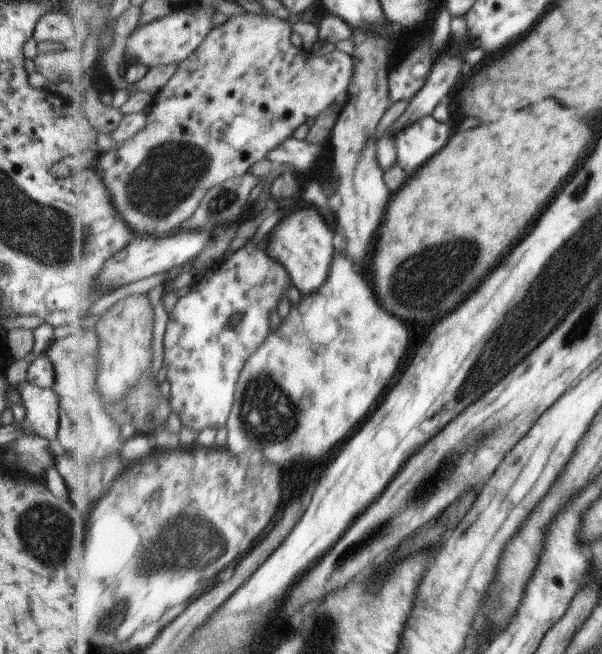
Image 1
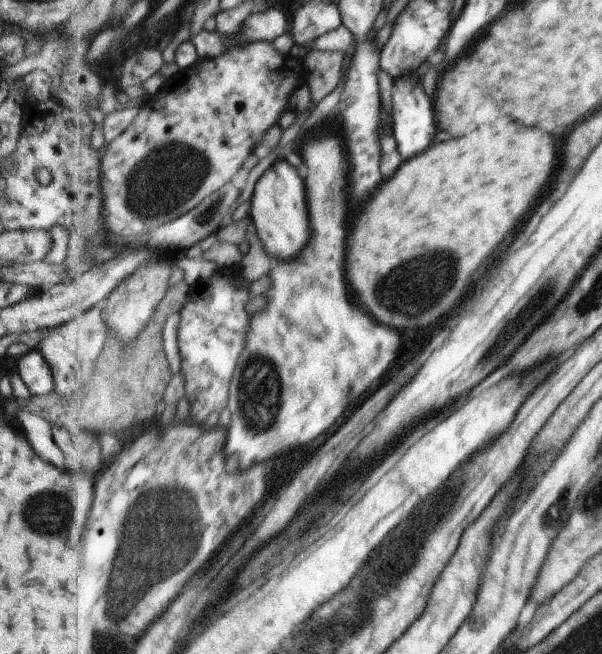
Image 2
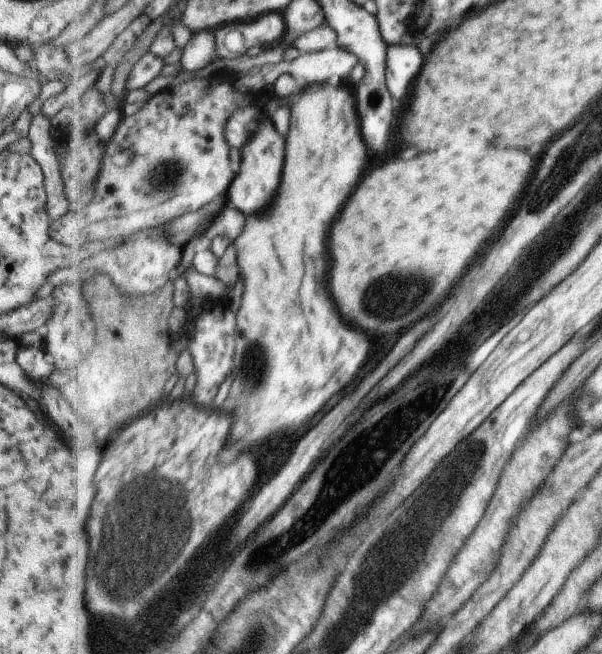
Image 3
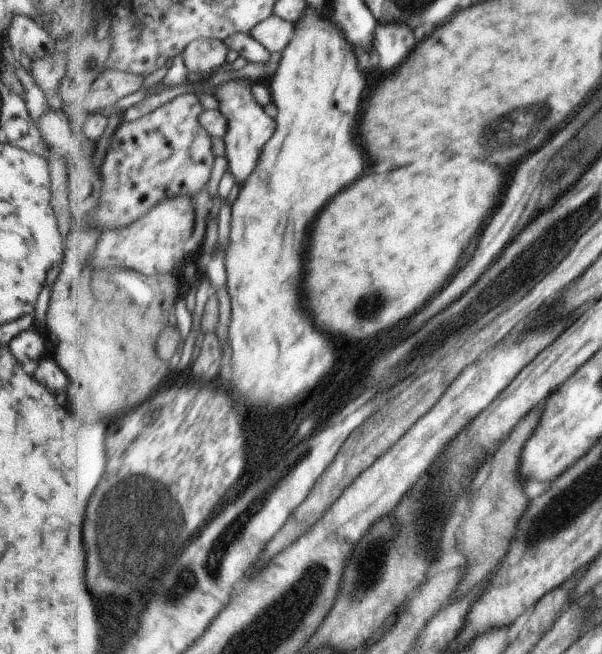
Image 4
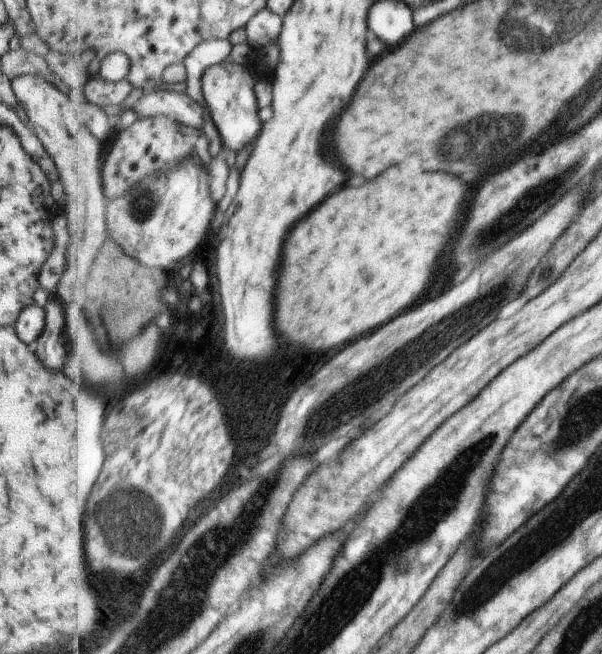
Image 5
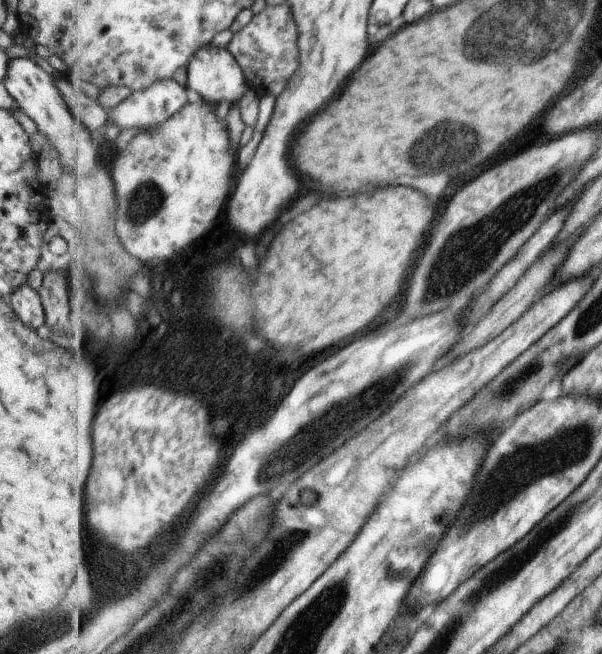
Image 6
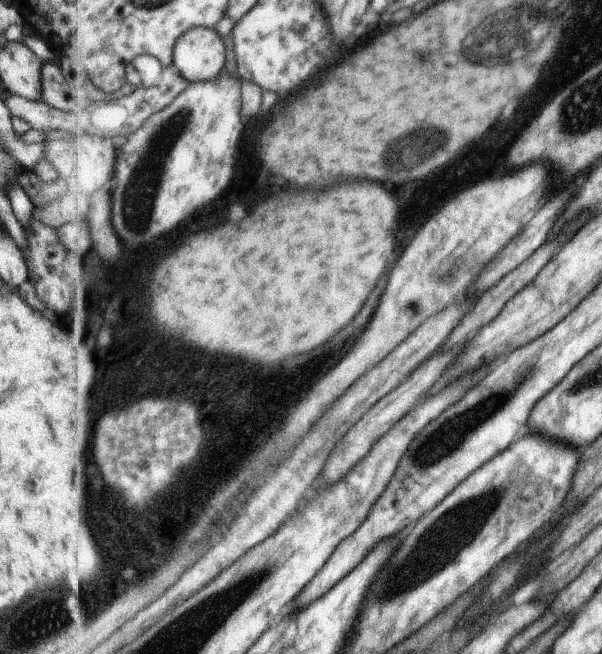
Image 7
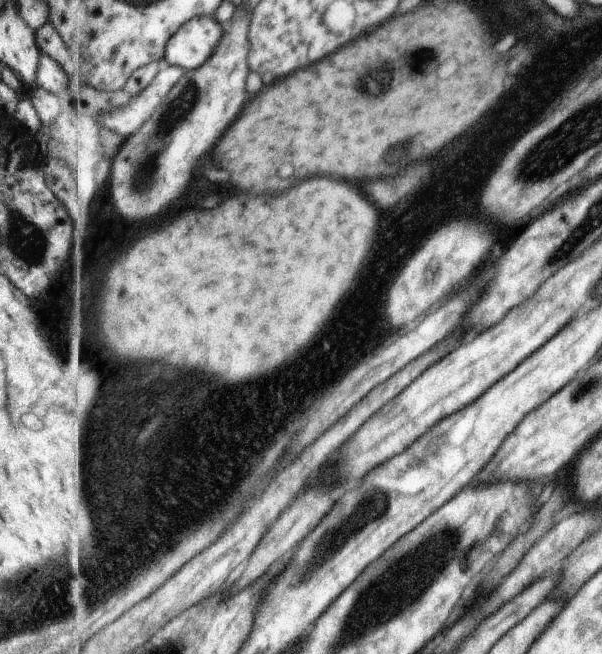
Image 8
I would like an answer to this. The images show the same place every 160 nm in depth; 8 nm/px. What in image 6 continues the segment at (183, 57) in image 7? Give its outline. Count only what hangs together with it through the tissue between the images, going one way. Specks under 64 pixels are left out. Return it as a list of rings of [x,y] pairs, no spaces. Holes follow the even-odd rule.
[[[215,45],[198,47],[187,66],[186,84],[200,95],[215,101],[218,105],[228,102],[228,106],[237,102],[238,106],[243,95],[249,89],[246,74],[229,49],[217,48]]]

